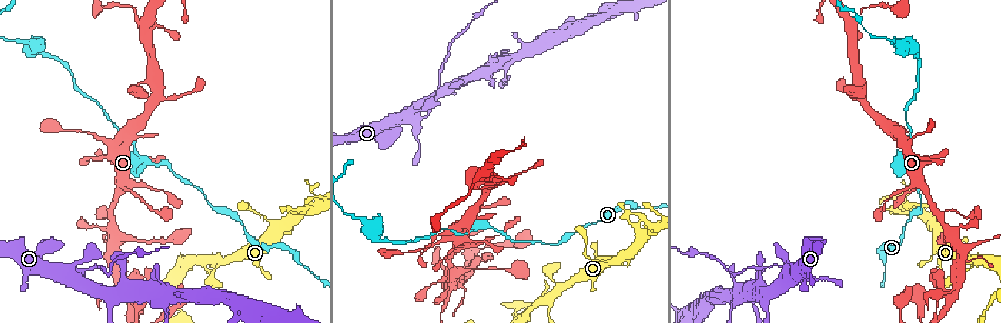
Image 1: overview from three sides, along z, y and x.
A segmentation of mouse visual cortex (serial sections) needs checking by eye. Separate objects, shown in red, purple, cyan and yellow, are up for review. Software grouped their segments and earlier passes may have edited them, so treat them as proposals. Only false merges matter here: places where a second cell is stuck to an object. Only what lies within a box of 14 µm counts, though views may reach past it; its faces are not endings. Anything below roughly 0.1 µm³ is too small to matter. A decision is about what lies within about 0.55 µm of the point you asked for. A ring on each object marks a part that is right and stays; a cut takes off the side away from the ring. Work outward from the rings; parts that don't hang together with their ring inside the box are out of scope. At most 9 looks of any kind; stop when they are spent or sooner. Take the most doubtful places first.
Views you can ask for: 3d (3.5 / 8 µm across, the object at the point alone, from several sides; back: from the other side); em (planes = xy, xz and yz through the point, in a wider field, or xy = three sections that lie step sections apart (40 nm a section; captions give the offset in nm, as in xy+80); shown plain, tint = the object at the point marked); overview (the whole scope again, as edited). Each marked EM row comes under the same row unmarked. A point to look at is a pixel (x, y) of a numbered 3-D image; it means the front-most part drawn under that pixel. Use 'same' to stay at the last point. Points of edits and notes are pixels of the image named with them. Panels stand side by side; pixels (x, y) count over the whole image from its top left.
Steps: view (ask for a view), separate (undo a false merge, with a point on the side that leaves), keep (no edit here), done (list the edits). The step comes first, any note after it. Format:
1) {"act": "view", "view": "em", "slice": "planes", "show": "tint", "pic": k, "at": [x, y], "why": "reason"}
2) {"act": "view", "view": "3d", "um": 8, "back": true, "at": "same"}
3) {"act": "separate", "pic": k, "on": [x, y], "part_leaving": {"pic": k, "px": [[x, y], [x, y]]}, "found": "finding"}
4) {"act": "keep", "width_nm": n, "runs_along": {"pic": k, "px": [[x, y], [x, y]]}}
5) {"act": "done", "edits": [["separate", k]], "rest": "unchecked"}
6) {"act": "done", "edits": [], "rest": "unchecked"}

{"act": "view", "view": "em", "slice": "planes", "show": "tint", "pic": 1, "at": [518, 306], "why": "two arms in line, one across"}

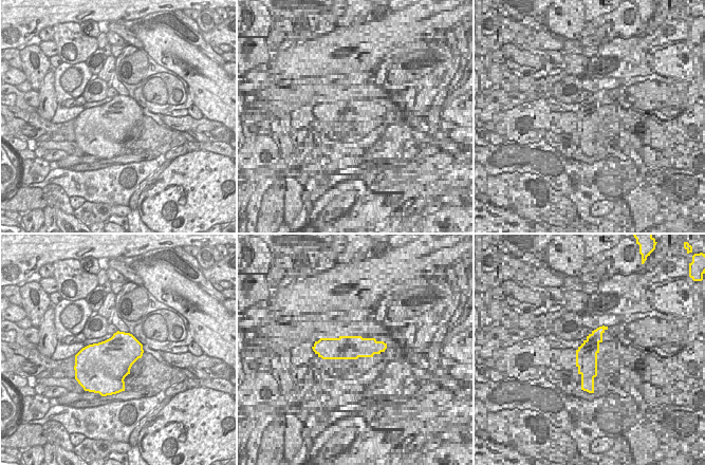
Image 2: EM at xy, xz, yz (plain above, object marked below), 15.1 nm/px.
{"act": "view", "view": "3d", "um": 3.5, "at": "same"}

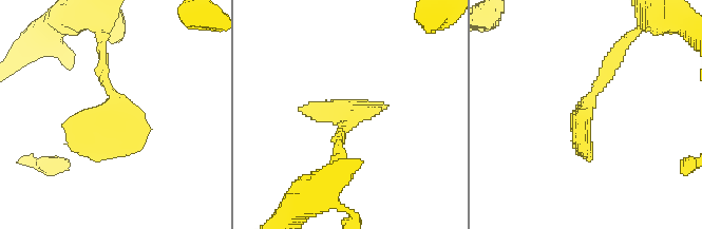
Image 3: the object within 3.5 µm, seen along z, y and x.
{"act": "keep", "arm_widths_nm": [200, 250, 300], "found": "all the same cell"}

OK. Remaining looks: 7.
{"act": "view", "view": "3d", "um": 8, "pic": 1, "at": [901, 160], "why": "abrupt turn"}

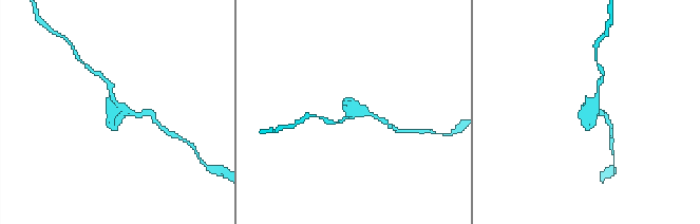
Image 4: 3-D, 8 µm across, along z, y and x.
{"act": "view", "view": "3d", "um": 3.5, "pic": 4, "at": [118, 109]}

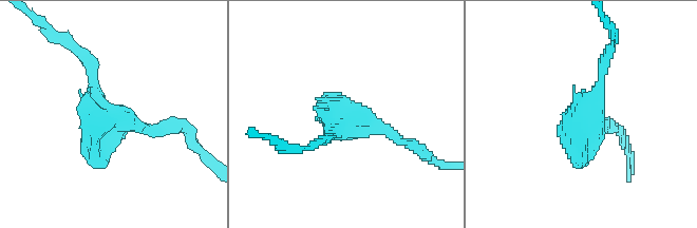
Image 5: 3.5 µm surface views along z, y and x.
{"act": "keep", "found": "one cell here"}

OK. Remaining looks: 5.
{"act": "view", "view": "3d", "um": 3.5, "pic": 1, "at": [292, 250], "why": "abrupt turn"}

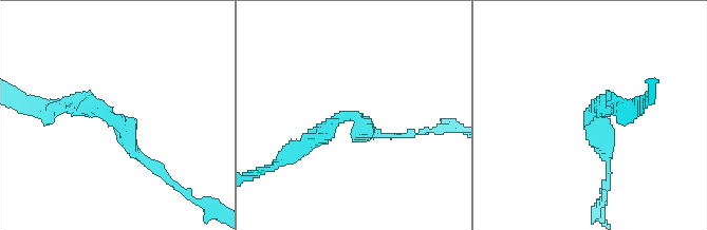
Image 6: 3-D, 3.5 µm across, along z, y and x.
{"act": "view", "view": "em", "slice": "xy", "step": 2, "show": "tint", "pic": 6, "at": [115, 116], "arm_widths_nm": [100, 200]}

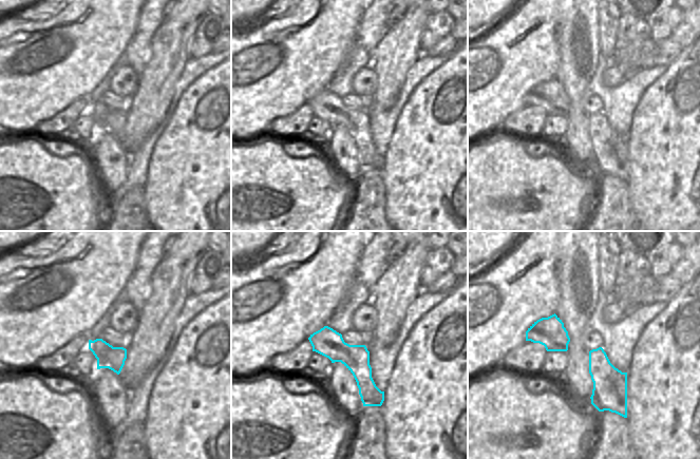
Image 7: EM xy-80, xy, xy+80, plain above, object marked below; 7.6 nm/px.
{"act": "keep", "runs_along": {"pic": 7, "px": [[313, 337], [362, 373], [378, 403]]}, "found": "all the same cell"}

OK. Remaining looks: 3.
{"act": "view", "view": "3d", "um": 3.5, "pic": 1, "at": [910, 139], "why": "sudden change in width"}

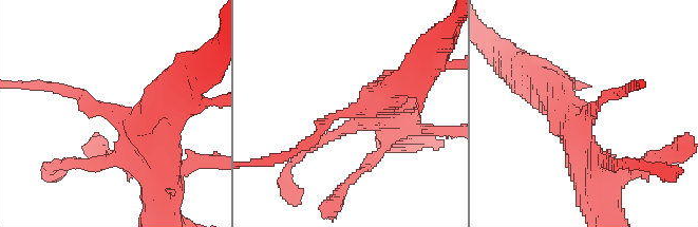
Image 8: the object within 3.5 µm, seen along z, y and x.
{"act": "view", "view": "em", "slice": "planes", "show": "tint", "pic": 8, "at": [344, 116]}

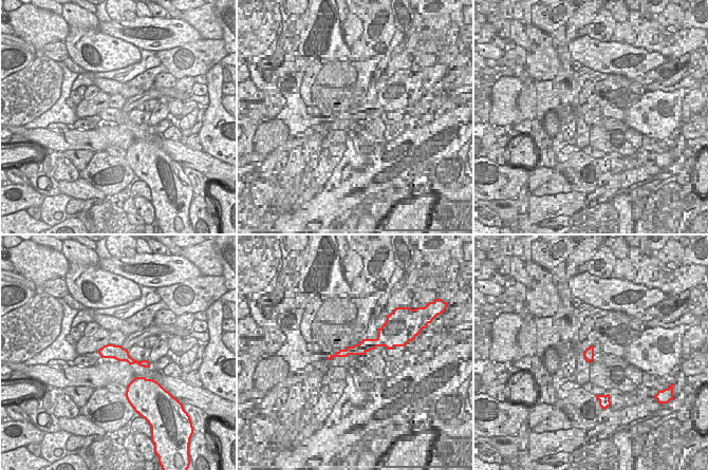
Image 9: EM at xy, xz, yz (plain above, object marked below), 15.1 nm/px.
{"act": "keep", "runs_along": {"pic": 9, "px": [[101, 351], [114, 351], [146, 364]]}, "found": "one cell here"}

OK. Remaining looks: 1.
{"act": "done", "edits": [], "rest": "unchecked"}

